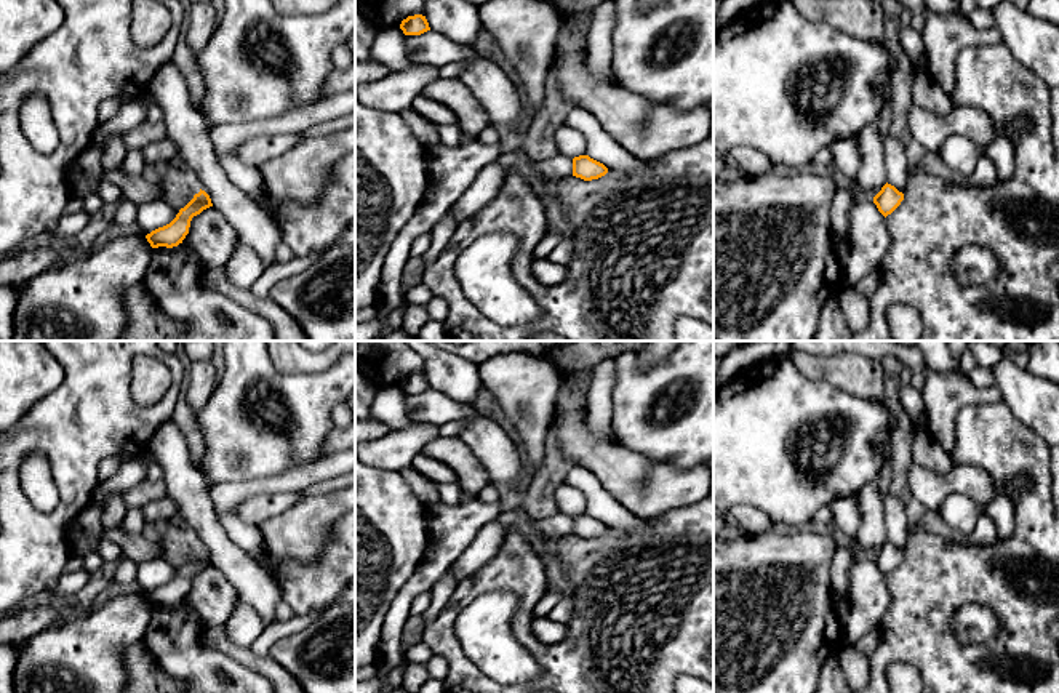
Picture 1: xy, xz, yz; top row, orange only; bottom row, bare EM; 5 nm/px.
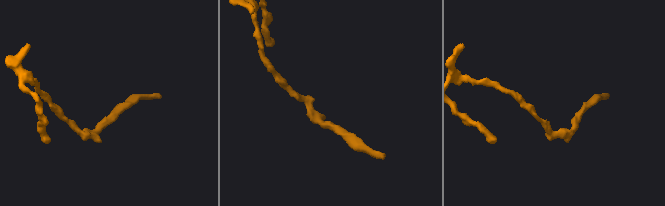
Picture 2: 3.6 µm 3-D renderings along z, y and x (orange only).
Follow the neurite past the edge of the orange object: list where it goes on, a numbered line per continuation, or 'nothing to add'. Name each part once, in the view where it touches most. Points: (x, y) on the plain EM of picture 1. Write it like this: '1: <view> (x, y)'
nothing to add

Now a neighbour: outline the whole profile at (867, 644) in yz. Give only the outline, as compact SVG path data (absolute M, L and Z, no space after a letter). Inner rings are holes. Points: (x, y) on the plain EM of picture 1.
M875 627L870 632L867 632L864 637L861 637L861 640L856 643L856 648L864 651L867 656L870 656L875 651L875 648L880 645L880 642L881 642L881 632L878 627Z

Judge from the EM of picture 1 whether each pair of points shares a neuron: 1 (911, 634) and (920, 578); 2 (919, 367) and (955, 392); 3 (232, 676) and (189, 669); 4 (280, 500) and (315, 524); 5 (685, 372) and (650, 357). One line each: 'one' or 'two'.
1: one
2: two
3: one
4: two
5: two

